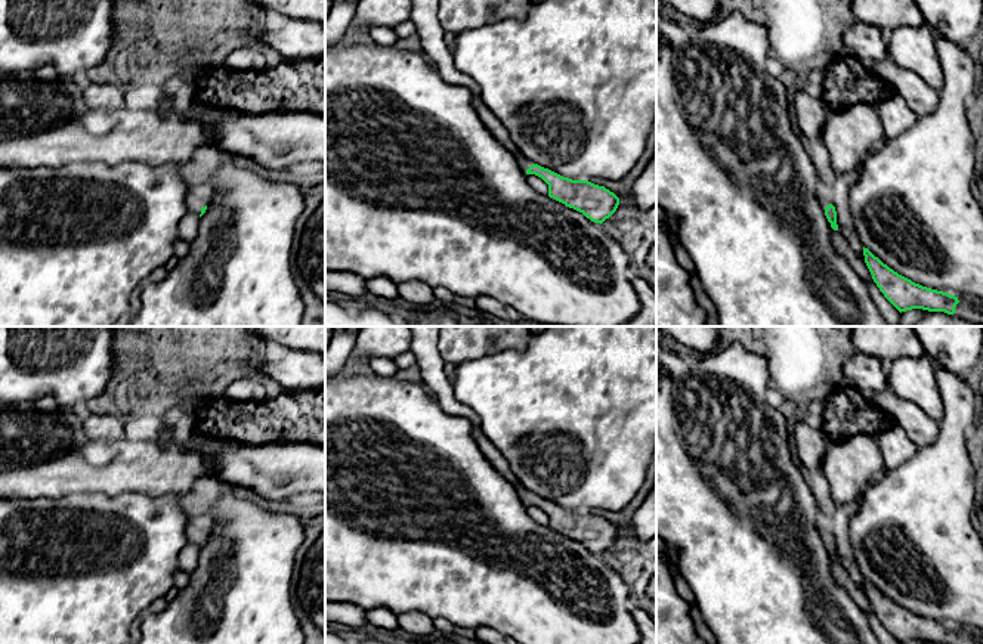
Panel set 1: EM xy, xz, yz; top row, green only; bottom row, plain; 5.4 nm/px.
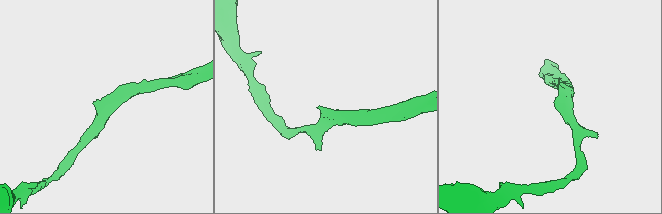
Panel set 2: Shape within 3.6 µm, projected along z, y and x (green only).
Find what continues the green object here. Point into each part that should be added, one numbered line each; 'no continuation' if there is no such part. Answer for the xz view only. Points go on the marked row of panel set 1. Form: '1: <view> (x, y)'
1: xz (524, 163)

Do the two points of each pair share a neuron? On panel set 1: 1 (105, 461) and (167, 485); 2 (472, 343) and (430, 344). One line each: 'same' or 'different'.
1: same
2: different

